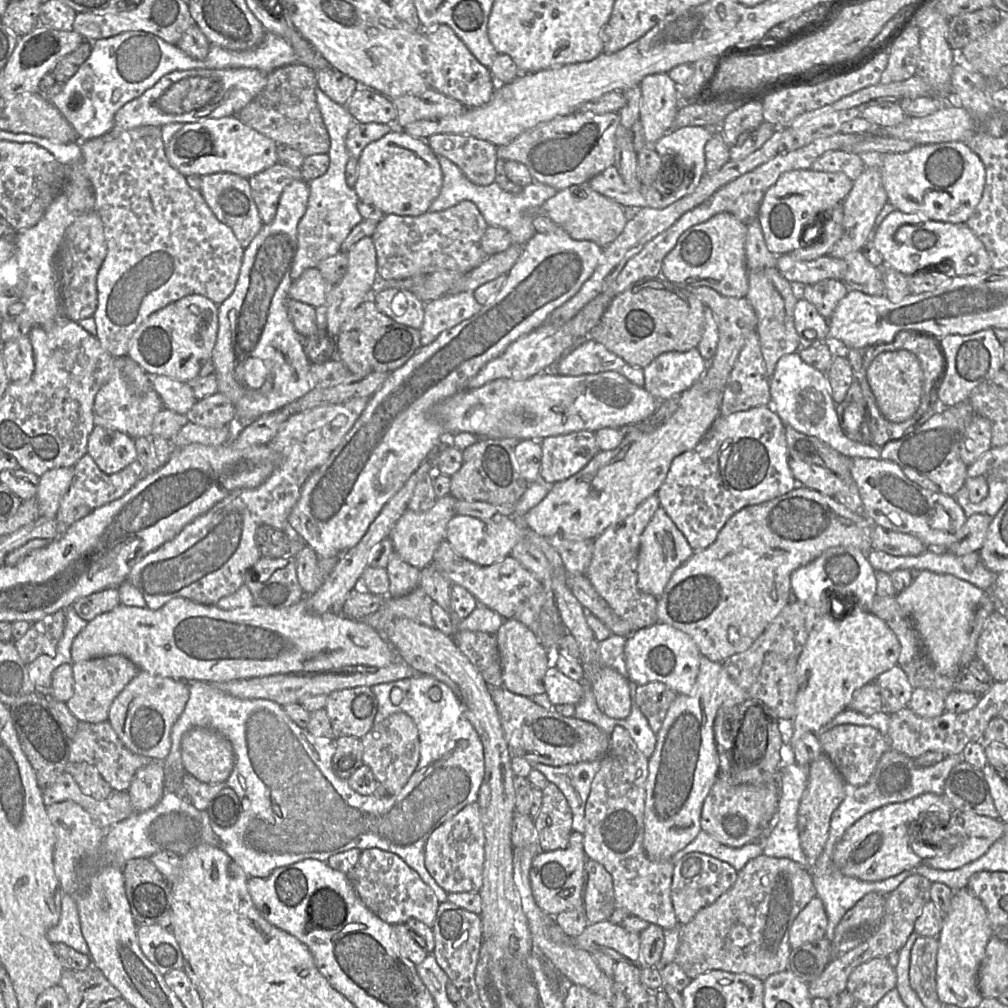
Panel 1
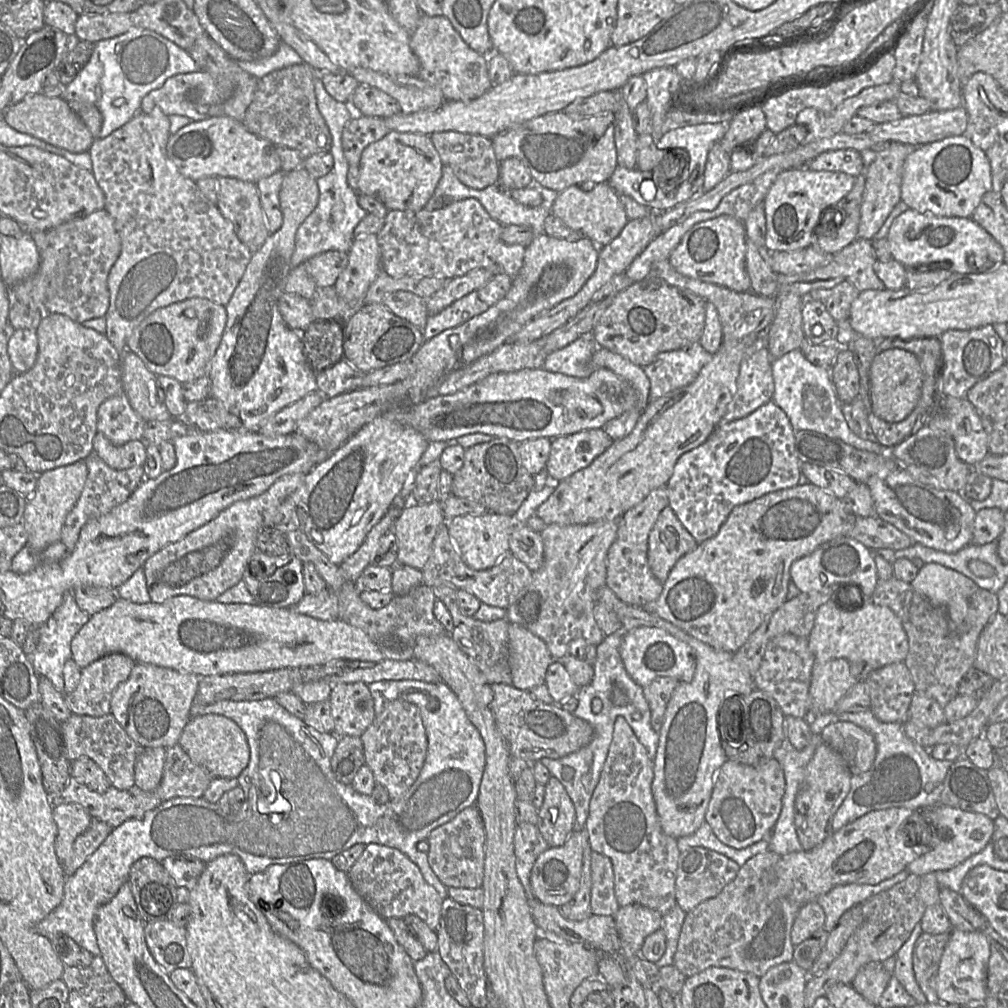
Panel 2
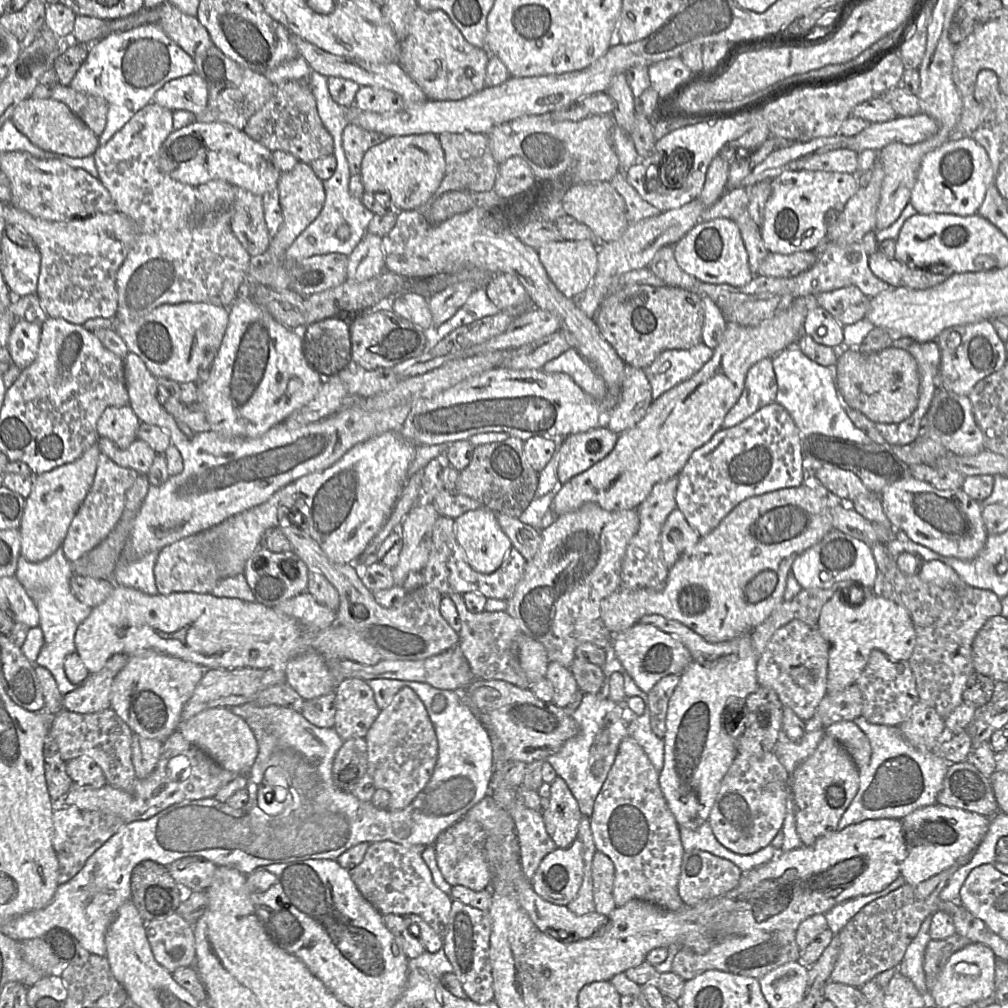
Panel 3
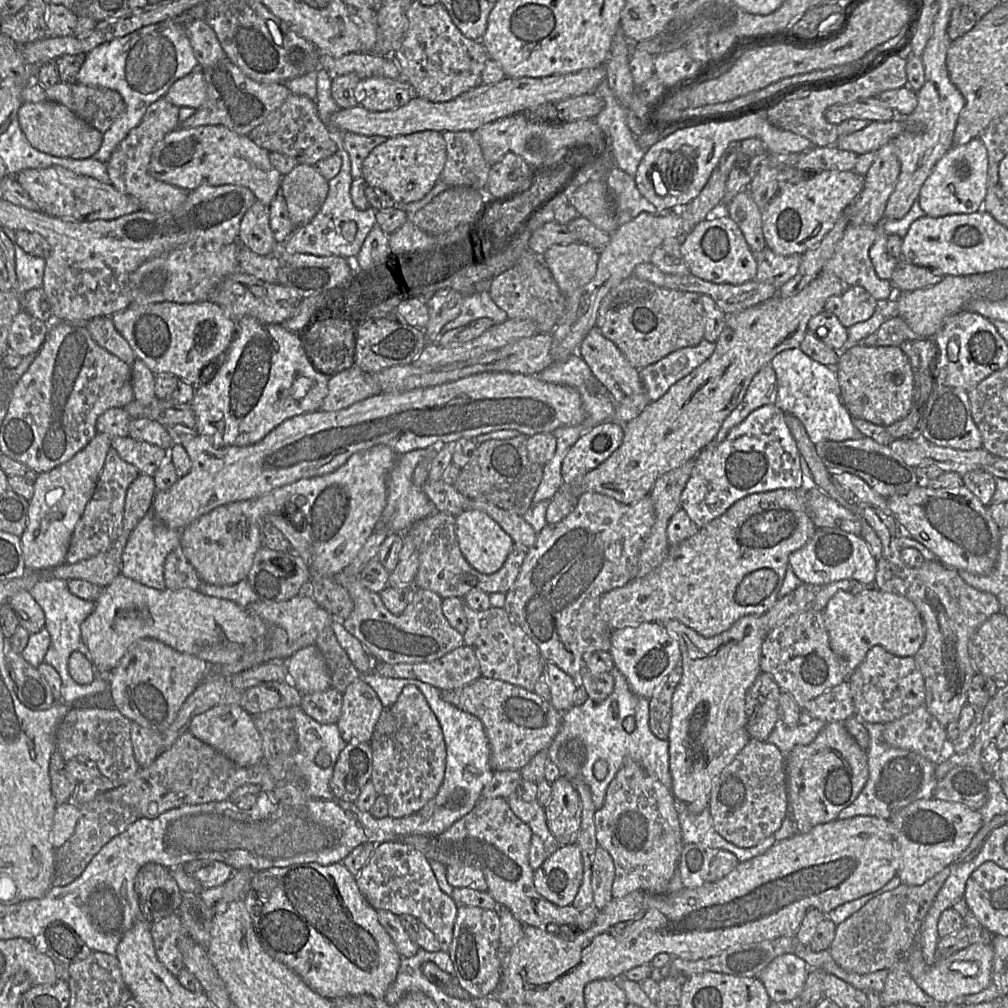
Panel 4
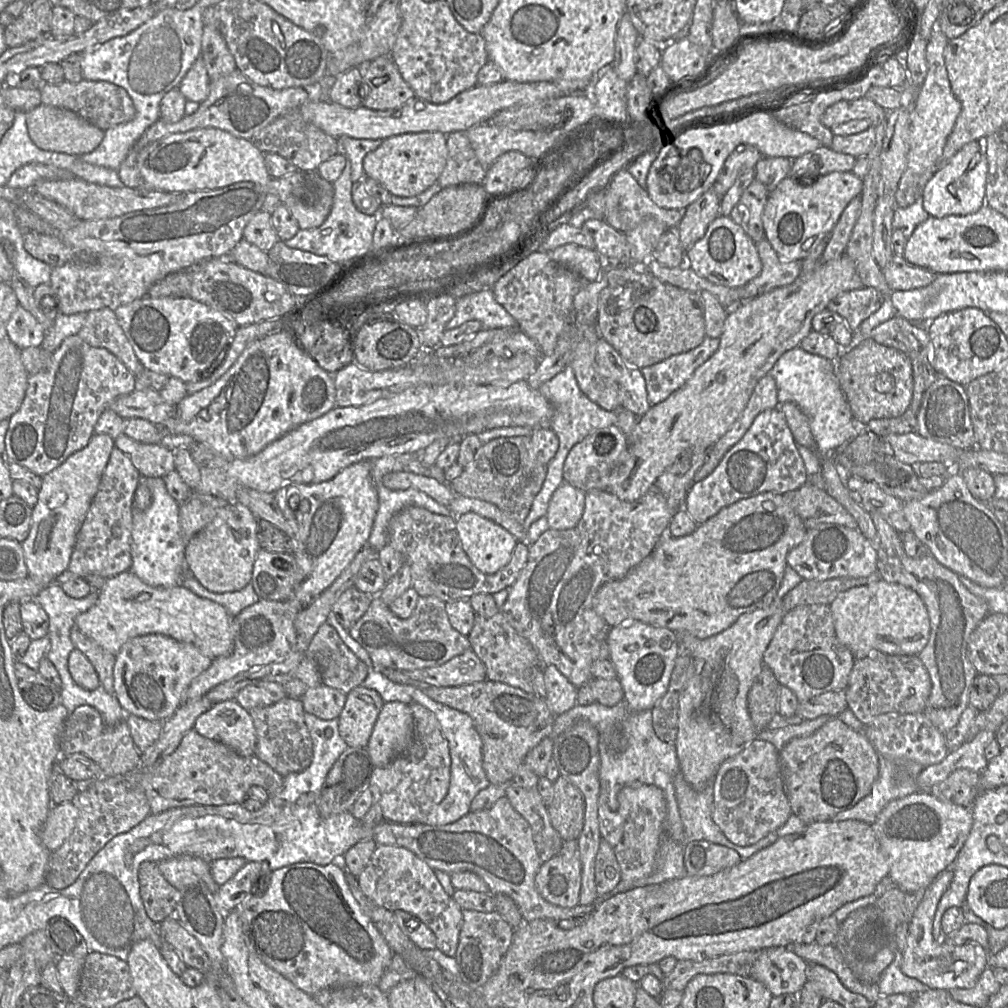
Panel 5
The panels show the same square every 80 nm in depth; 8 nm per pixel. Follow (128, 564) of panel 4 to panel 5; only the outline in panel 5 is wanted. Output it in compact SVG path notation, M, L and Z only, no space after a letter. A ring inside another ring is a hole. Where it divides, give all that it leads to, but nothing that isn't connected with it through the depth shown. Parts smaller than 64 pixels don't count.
M142 477L152 493L152 503L148 509L140 511L133 505L133 529L131 538L132 565L130 571L144 583L158 588L181 585L187 570L185 558L186 542L182 537L179 521L178 502L168 493L162 477Z

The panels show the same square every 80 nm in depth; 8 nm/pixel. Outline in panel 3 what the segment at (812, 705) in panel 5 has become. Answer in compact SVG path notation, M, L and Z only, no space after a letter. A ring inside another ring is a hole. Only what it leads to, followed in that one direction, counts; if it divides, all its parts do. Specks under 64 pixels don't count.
M856 684L835 692L827 693L819 702L815 716L817 716L823 727L827 727L839 721L853 721L861 716L863 698Z

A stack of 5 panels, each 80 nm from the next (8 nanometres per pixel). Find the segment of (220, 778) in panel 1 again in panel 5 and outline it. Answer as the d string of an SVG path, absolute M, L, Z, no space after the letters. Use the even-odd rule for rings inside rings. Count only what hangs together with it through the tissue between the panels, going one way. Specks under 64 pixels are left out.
M235 699L213 704L208 711L196 719L193 729L206 738L225 744L243 757L255 756L257 735L253 719L249 711Z

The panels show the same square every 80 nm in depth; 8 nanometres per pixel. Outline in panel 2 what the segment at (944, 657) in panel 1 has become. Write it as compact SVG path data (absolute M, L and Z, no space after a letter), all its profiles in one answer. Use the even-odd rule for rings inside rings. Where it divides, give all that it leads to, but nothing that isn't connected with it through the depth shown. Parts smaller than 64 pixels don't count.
M925 564L910 583L933 605L944 607L954 626L961 626L970 598L979 587L963 574L941 564Z

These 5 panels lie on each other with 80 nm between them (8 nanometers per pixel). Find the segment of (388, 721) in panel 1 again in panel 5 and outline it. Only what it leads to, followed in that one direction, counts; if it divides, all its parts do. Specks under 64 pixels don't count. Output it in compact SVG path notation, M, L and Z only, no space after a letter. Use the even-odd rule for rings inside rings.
M418 703L408 705L414 721L414 743L384 767L374 767L369 789L385 821L425 824L428 814L445 798L450 785L451 757L440 724L430 710Z

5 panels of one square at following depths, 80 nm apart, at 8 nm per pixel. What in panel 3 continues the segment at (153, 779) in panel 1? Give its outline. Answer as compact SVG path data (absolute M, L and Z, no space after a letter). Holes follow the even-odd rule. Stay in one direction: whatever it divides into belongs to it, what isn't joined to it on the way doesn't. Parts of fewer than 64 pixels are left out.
M132 735L132 762L136 778L147 778L156 768L164 741Z

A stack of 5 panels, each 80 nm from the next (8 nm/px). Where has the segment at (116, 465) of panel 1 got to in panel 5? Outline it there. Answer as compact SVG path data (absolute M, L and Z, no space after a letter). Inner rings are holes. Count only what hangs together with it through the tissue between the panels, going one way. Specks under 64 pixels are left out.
M126 434L114 439L115 447L125 453L142 477L164 477L175 469L174 451L163 444L138 442Z

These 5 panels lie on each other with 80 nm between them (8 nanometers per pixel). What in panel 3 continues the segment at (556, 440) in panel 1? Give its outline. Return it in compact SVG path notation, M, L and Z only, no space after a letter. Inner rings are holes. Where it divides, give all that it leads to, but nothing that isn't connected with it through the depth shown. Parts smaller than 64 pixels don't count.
M606 425L569 435L558 442L557 478L563 484L589 469L615 447L619 434Z

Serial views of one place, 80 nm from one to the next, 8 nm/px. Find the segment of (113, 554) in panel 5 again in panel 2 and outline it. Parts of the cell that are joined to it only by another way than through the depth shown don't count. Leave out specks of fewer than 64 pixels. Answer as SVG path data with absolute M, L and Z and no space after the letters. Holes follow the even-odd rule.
M94 451L84 461L88 469L87 479L77 503L67 515L61 531L60 541L66 546L67 553L74 550L79 539L80 531L88 521L109 513L116 506L125 502L145 479L143 466L116 470L109 467Z

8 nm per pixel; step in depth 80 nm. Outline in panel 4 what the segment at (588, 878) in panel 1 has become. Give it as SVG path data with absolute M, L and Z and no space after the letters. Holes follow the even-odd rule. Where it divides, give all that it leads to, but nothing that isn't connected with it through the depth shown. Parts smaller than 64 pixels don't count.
M597 846L591 867L591 886L593 905L602 910L612 898L612 885L615 877L615 867L610 854Z

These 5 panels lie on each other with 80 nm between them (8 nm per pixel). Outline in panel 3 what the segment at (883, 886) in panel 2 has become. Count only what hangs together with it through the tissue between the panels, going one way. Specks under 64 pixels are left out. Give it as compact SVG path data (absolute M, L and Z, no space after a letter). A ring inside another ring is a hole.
M899 875L892 883L879 892L858 896L835 905L824 914L827 927L834 935L838 934L847 922L866 904L887 895L905 883L903 876Z

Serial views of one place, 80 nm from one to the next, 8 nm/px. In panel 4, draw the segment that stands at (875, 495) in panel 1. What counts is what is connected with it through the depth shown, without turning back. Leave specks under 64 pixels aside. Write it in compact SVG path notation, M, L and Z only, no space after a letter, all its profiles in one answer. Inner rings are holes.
M921 482L902 495L887 499L888 511L899 528L925 545L947 567L986 575L996 566L1001 529L991 517L988 506L963 484L957 487L931 488Z

